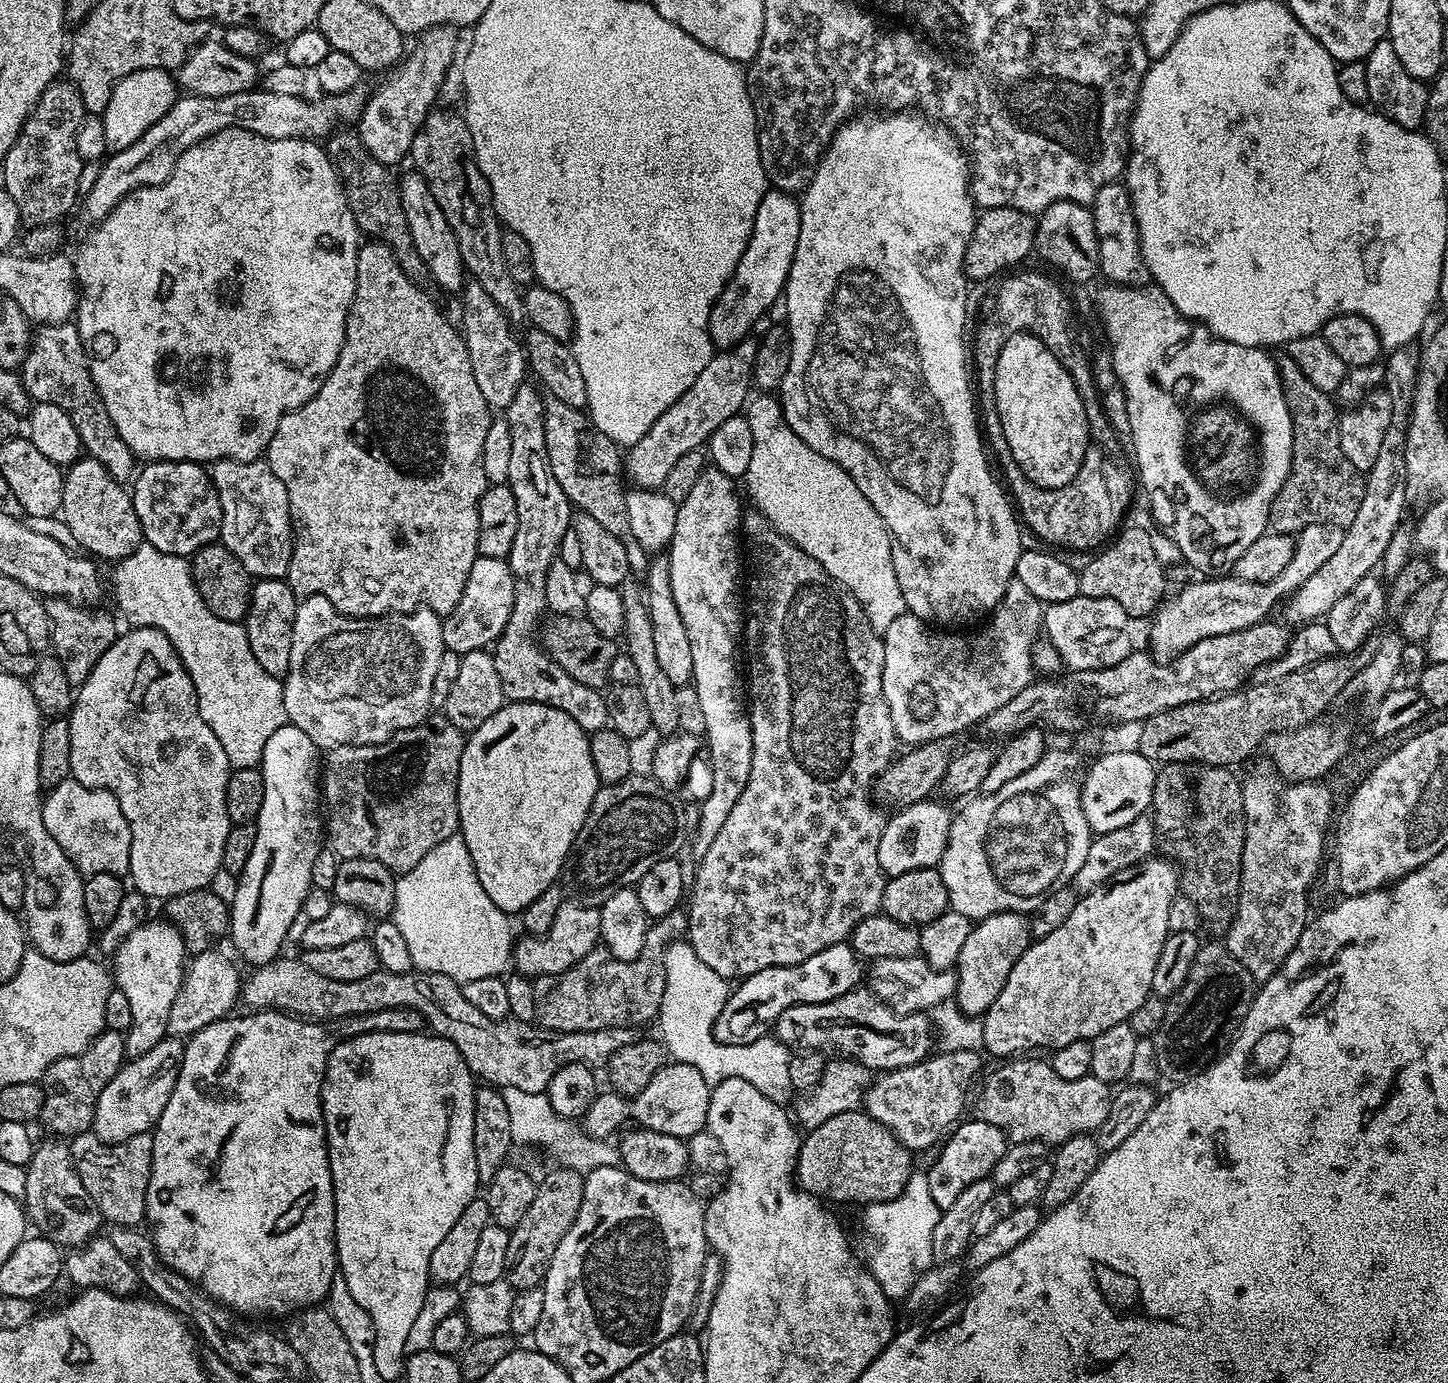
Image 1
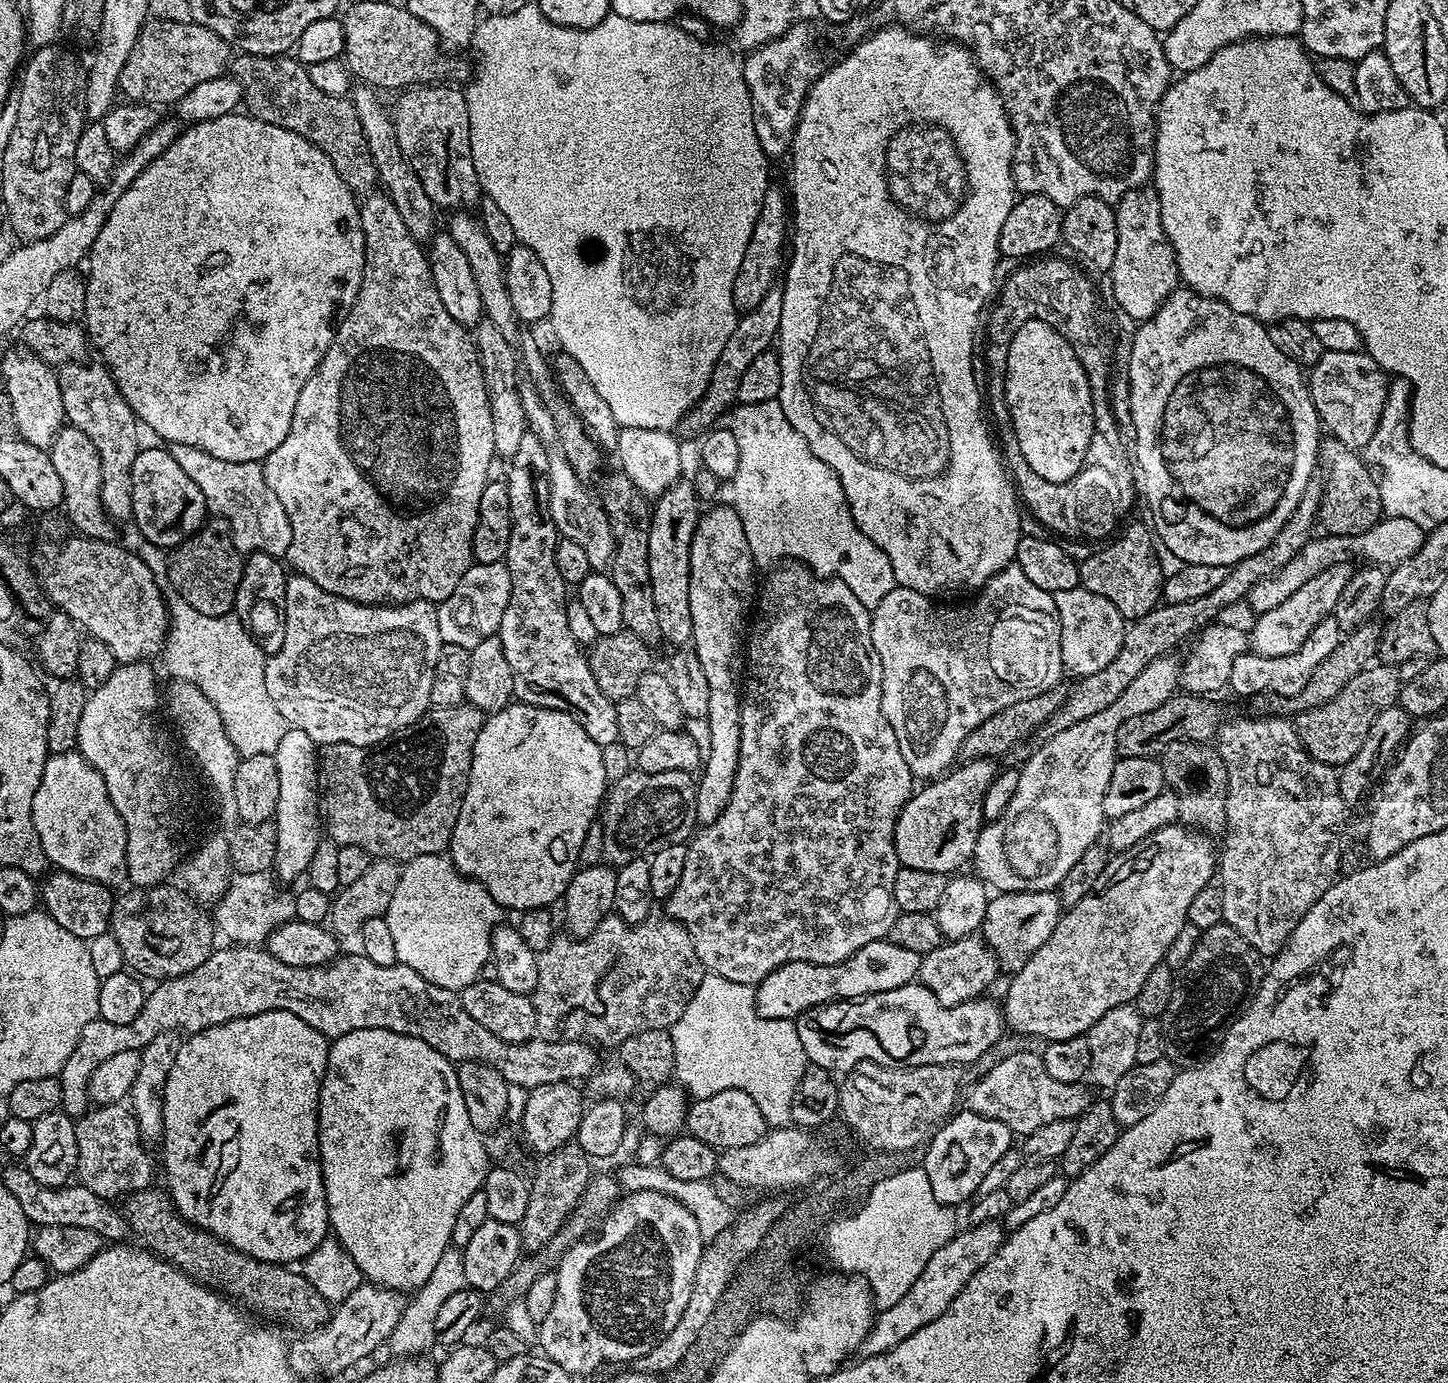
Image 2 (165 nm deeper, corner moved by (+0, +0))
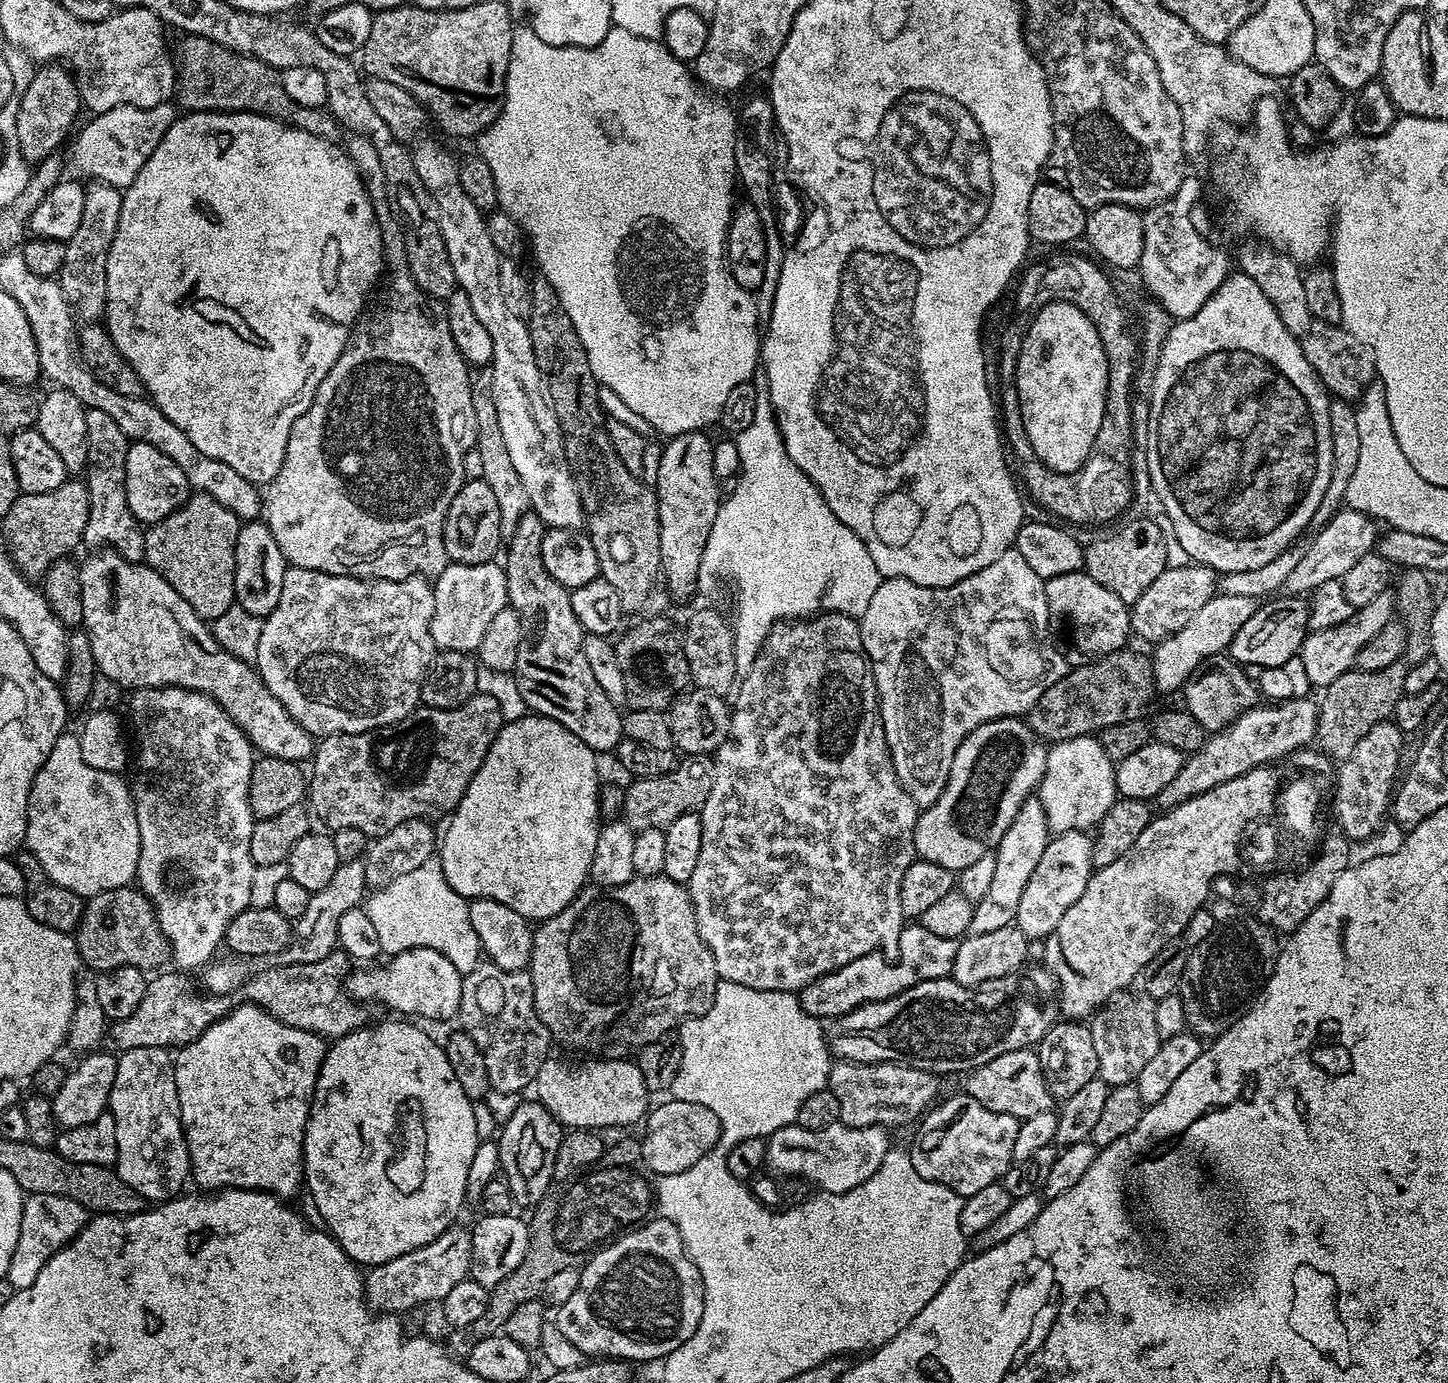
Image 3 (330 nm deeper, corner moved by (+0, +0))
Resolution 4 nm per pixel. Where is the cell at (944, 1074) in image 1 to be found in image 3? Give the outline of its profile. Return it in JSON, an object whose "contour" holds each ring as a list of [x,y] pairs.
{"contour":[[[840,1060],[829,1067],[827,1089],[838,1100],[841,1111],[839,1123],[846,1124],[850,1128],[865,1128],[871,1124],[887,1125],[888,1112],[894,1111],[895,1108],[904,1108],[904,1116],[908,1120],[915,1121],[923,1117],[937,1099],[936,1091],[939,1090],[940,1084],[936,1080],[939,1080],[937,1073],[924,1072],[920,1068],[912,1067],[911,1064],[854,1064],[850,1060]]]}

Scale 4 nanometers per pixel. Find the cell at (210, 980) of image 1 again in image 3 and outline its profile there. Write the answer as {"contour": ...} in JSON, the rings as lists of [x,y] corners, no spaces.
{"contour":[[[154,1046],[120,1052],[107,1111],[114,1118],[114,1170],[118,1178],[148,1202],[163,1202],[181,1195],[185,1191],[184,1183],[189,1183],[192,1163],[180,1121],[173,1053]]]}

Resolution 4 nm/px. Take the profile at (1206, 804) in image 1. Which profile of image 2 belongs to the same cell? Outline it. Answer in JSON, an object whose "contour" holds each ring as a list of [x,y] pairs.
{"contour":[[[1170,742],[1166,750],[1158,757],[1164,771],[1164,783],[1169,789],[1178,794],[1178,810],[1180,811],[1179,823],[1205,834],[1217,834],[1225,831],[1228,823],[1228,771],[1226,762],[1222,762],[1219,747],[1208,742]]]}

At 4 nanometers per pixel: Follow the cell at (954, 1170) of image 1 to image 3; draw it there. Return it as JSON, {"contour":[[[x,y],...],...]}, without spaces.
{"contour":[[[967,1094],[959,1095],[949,1100],[941,1099],[935,1107],[924,1113],[919,1121],[920,1129],[910,1143],[910,1151],[914,1170],[918,1170],[922,1178],[938,1182],[967,1198],[997,1183],[1014,1163],[1012,1155],[1020,1121],[1010,1114],[986,1110],[982,1102]]]}

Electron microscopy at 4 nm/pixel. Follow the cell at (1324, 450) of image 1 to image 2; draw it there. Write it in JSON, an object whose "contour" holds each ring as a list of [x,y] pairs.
{"contour":[[[1331,438],[1320,441],[1319,463],[1328,467],[1328,481],[1324,493],[1319,493],[1320,515],[1318,524],[1330,536],[1357,536],[1374,526],[1384,516],[1380,486],[1373,469],[1359,451]]]}

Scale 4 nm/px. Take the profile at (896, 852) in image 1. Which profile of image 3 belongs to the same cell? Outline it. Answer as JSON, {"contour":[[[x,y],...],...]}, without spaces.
{"contour":[[[1003,716],[978,726],[978,730],[970,733],[962,746],[958,746],[954,762],[948,771],[948,781],[938,802],[923,809],[916,817],[912,837],[917,857],[938,866],[946,866],[953,874],[959,874],[963,868],[970,866],[970,862],[993,851],[1002,834],[1006,834],[1010,822],[1014,822],[1014,814],[1018,814],[1022,802],[1026,802],[1028,797],[1039,789],[1040,780],[1046,770],[1047,757],[1048,748],[1045,741],[1036,736],[1023,719]]]}

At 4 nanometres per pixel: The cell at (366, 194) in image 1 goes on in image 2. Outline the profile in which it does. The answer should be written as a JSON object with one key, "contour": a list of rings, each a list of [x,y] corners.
{"contour":[[[240,54],[231,61],[230,72],[244,91],[243,107],[247,115],[267,124],[282,126],[282,130],[290,130],[318,146],[318,150],[322,150],[322,154],[330,158],[342,182],[346,182],[348,189],[357,197],[363,198],[377,187],[374,158],[370,154],[370,146],[366,146],[366,134],[362,122],[358,120],[358,110],[354,110],[347,95],[326,94],[314,86],[308,68],[288,54]]]}

